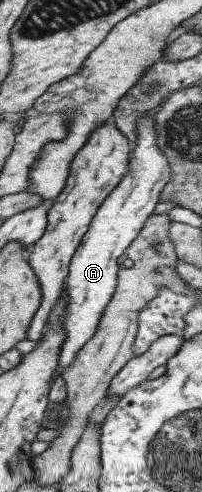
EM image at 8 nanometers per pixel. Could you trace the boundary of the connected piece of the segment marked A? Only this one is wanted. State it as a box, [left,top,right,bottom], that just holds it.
[53,111,170,379]

